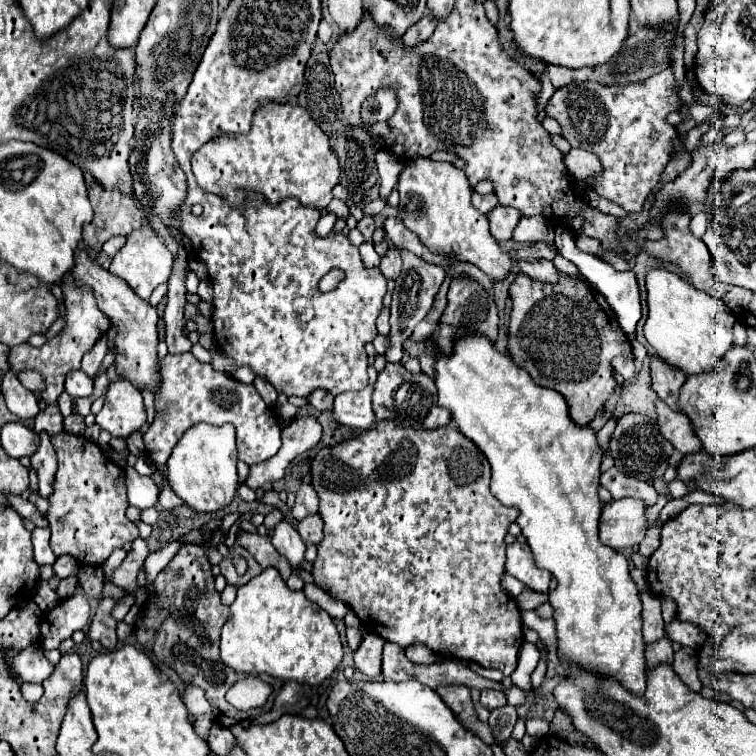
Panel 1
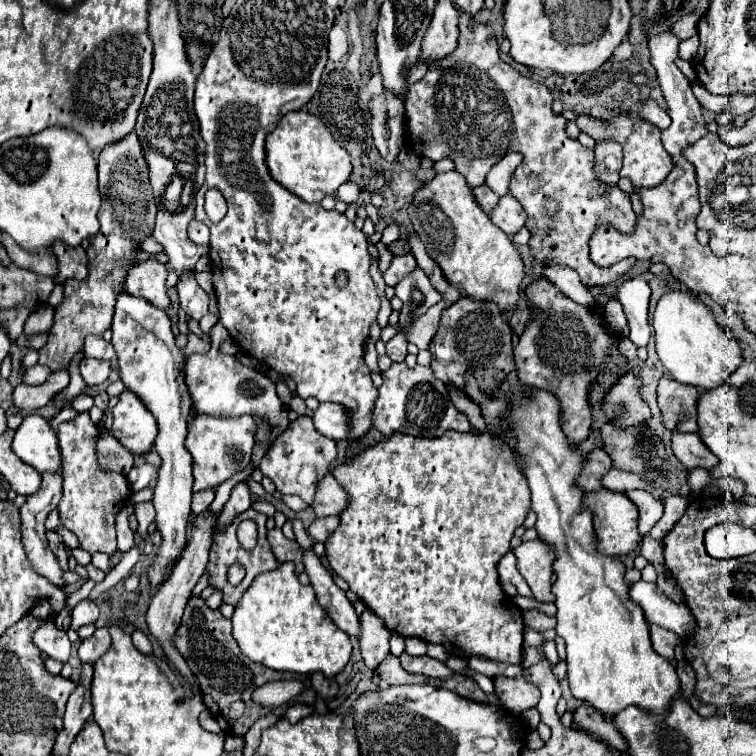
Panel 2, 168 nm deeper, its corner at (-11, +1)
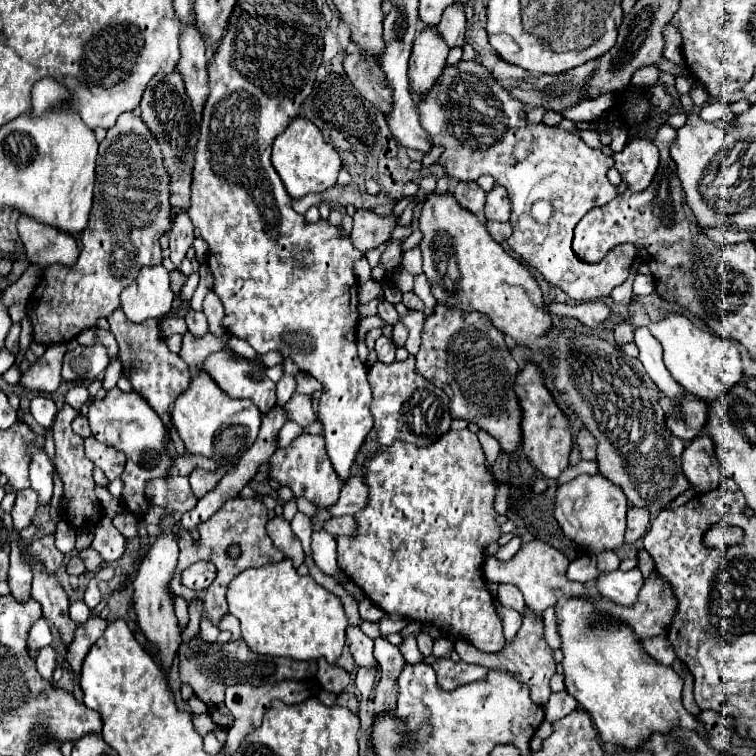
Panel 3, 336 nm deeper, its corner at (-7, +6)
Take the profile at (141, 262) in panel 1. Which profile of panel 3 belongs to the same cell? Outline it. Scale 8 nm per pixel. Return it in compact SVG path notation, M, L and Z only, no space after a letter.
M164 265L142 267L136 285L122 291L122 311L134 323L150 317L164 317L172 307L174 295L168 287L168 271Z

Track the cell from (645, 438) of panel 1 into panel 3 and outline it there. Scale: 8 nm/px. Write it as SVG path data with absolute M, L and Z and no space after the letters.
M586 427L576 435L576 445L580 447L582 459L596 459L596 437L592 437Z

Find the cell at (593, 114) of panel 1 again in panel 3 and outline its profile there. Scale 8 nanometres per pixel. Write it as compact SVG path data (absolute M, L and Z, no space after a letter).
M634 137L628 145L614 155L614 167L620 171L622 179L628 183L630 191L644 191L660 163L660 153L654 141Z

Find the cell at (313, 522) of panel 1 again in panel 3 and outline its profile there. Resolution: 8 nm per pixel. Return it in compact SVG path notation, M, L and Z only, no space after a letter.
M344 515L344 517L330 517L328 521L324 521L324 531L328 531L330 535L352 535L356 531L356 523L352 519L352 515Z

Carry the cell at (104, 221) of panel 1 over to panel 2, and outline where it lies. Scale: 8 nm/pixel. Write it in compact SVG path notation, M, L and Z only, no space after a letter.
M136 132L118 142L108 144L98 156L98 178L102 206L98 212L100 230L90 238L88 276L84 280L64 282L64 300L54 312L54 324L48 330L48 342L38 350L40 364L50 370L68 368L72 356L84 348L86 334L102 336L110 328L116 298L124 292L124 278L136 264L136 248L152 234L156 218L156 202L150 188L148 164Z

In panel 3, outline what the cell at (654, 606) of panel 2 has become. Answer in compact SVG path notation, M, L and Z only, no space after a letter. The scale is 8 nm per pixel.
M630 569L630 571L612 571L612 573L602 573L596 579L596 587L602 597L624 605L632 607L638 601L638 593L644 585L644 577L640 569Z

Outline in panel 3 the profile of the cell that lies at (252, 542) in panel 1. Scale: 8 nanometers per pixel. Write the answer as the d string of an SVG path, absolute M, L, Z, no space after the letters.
M274 517L268 521L268 527L266 527L274 547L278 547L288 559L294 561L294 567L300 567L304 563L304 551L302 551L302 545L298 541L298 537L292 533L290 529L290 523L284 519L284 517Z

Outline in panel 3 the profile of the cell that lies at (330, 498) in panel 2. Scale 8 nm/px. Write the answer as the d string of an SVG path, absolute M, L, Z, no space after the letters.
M352 471L350 477L342 483L342 491L340 491L336 505L328 507L328 513L332 517L354 515L366 505L366 499L368 499L368 487L364 487L364 477L362 473Z

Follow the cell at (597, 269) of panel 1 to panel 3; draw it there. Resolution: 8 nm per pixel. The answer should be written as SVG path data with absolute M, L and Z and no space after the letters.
M638 327L634 331L634 343L640 349L638 359L642 361L646 373L650 375L650 379L656 383L656 387L668 395L668 397L682 397L684 389L672 379L672 375L666 371L666 365L662 361L662 347L660 343L652 337L652 333L648 331L648 327Z

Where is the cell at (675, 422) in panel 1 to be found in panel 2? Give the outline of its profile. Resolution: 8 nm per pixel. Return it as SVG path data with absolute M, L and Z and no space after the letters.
M672 434L672 450L676 458L682 462L682 466L690 472L694 468L710 470L718 464L716 454L712 454L706 444L700 440L698 434Z

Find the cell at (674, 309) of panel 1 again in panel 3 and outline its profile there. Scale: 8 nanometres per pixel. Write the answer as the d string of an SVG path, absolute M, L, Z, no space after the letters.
M666 311L662 319L652 323L650 333L658 339L658 343L664 349L664 363L670 375L694 397L712 403L724 397L730 387L740 383L742 363L740 363L740 351L734 341L722 339L716 333L702 331L688 317L674 311Z

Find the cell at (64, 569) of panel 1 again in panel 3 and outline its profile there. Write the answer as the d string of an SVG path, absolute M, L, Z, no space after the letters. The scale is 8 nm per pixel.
M62 519L62 521L58 523L56 531L54 531L54 537L56 537L56 547L58 547L62 553L70 553L70 551L74 549L74 541L76 541L76 529Z

